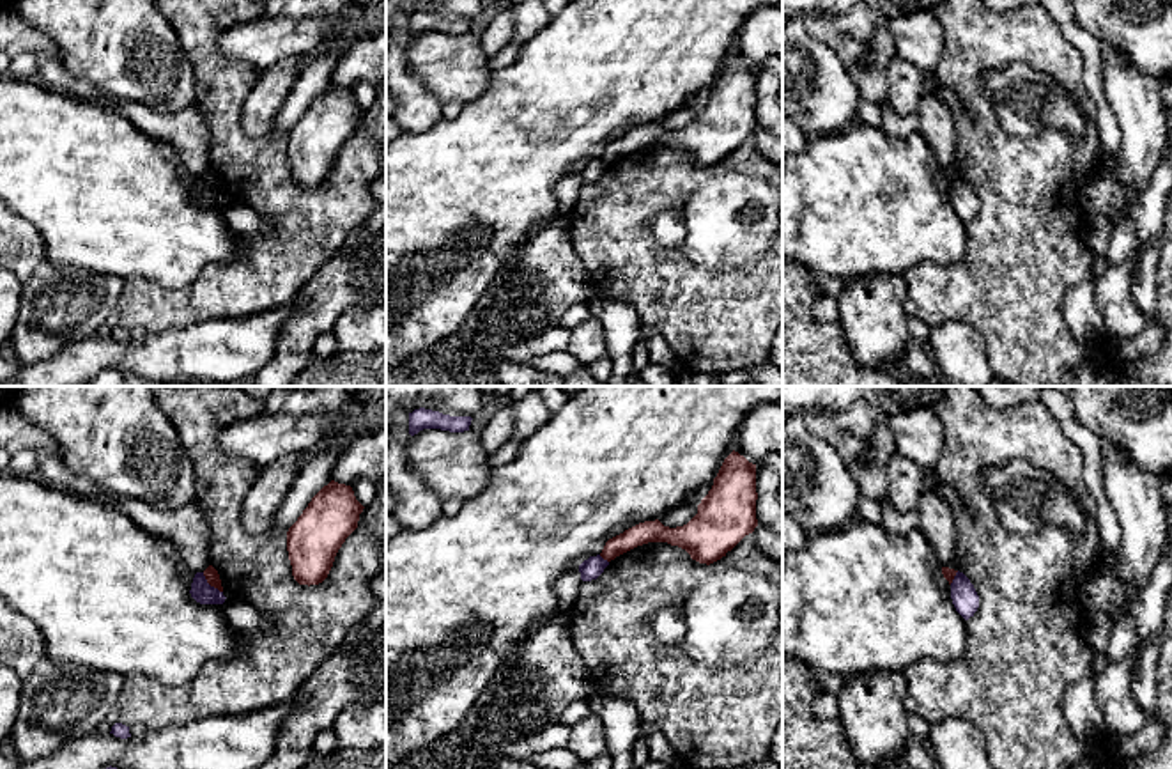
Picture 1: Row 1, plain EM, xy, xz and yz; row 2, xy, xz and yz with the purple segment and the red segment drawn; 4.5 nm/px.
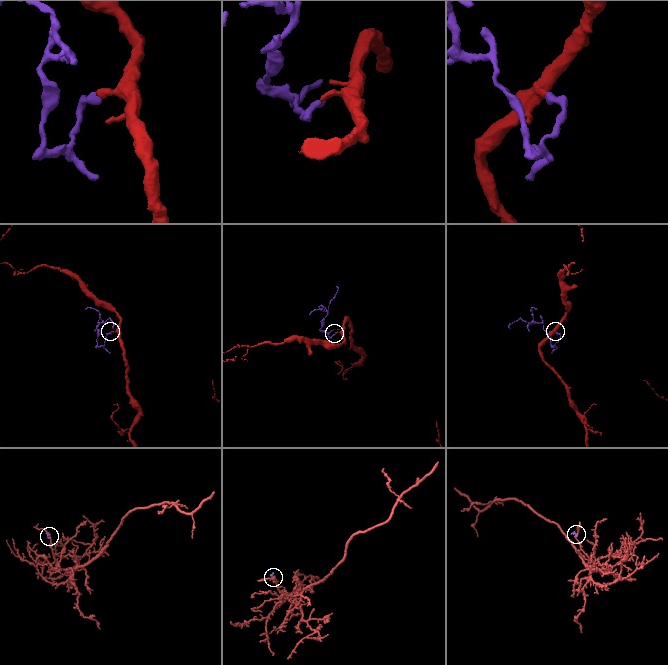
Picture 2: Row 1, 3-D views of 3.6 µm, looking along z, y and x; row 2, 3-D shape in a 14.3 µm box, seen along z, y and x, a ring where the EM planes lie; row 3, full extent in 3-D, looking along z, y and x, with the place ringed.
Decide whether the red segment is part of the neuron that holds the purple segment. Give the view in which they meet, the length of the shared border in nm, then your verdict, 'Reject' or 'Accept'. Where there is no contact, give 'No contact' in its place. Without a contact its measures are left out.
Touches purple in xy. Shared border 130 nm. Reject

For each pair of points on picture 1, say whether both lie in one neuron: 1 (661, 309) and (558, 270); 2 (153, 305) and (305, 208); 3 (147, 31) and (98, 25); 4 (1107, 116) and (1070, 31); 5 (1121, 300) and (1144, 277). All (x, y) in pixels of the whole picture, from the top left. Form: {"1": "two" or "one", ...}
{"1": "two", "2": "one", "3": "one", "4": "one", "5": "two"}

